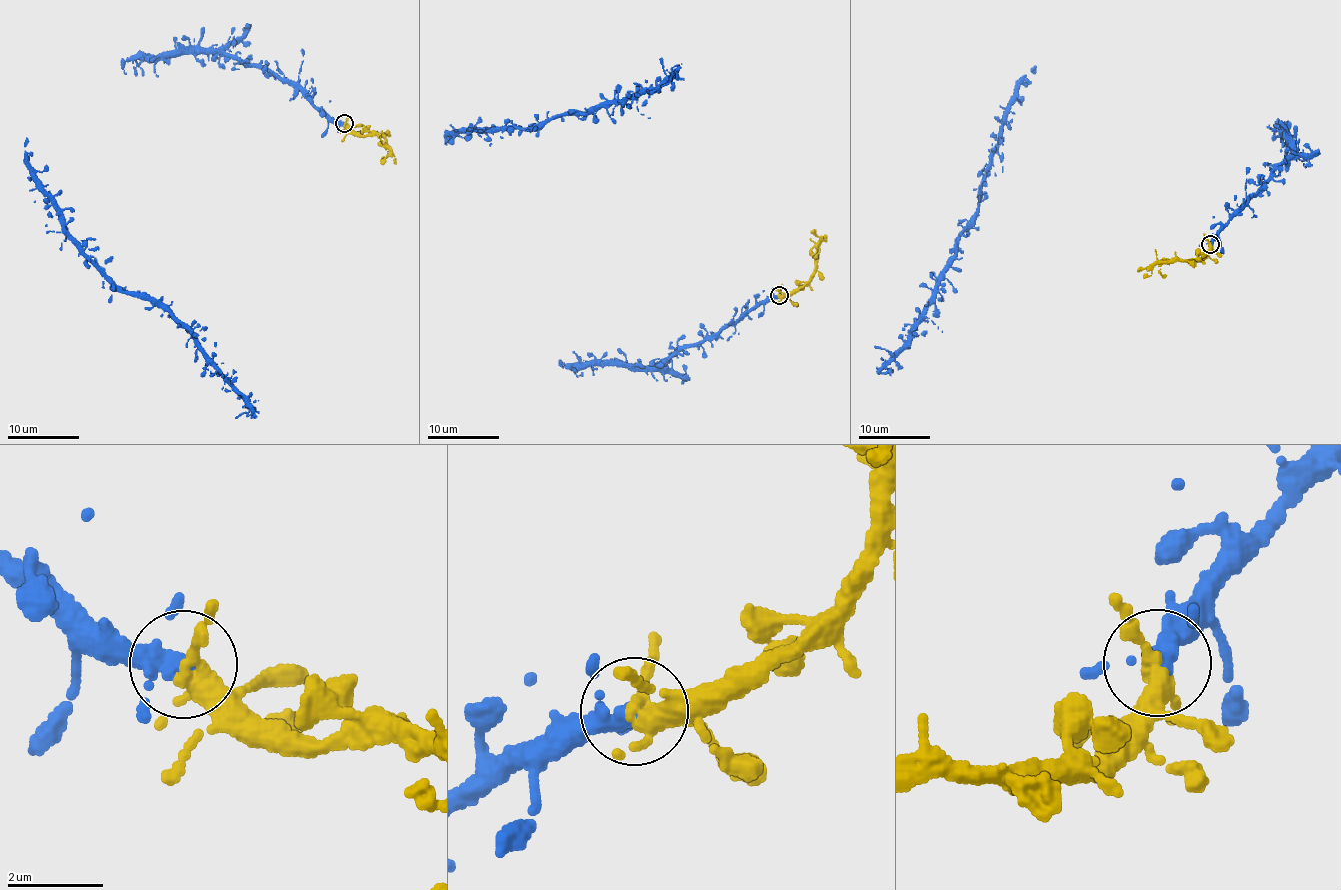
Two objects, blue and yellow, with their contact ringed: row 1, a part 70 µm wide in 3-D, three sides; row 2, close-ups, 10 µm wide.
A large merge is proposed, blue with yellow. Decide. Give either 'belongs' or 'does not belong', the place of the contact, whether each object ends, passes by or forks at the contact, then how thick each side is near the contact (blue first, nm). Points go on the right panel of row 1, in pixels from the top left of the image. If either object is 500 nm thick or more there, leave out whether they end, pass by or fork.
belongs | (1210, 244) | blue passes by | yellow forks | 320/220 nm

